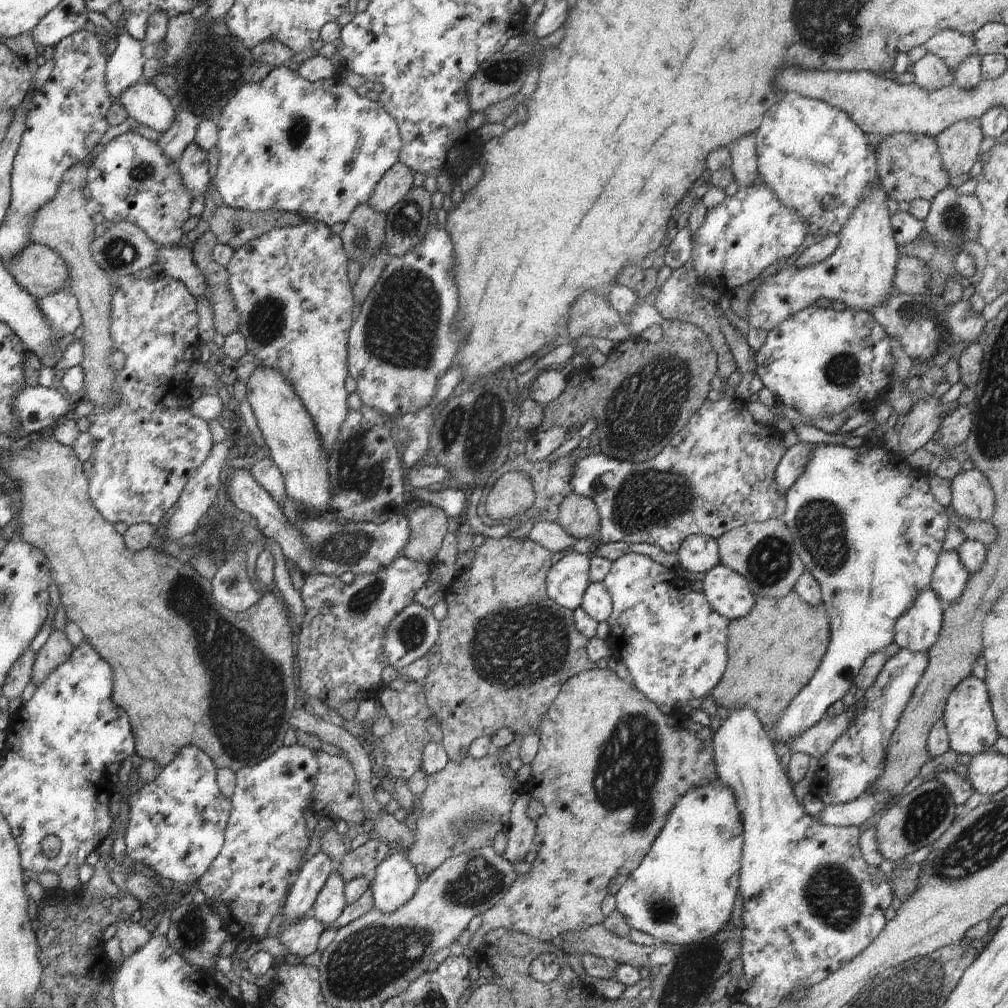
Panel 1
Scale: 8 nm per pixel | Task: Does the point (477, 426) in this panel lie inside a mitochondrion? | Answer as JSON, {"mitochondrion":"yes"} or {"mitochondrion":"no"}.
{"mitochondrion":"yes"}

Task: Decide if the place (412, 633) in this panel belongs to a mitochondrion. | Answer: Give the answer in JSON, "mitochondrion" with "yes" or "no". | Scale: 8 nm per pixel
{"mitochondrion":"yes"}

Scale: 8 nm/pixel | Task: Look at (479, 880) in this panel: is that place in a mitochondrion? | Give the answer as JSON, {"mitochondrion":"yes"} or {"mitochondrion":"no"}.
{"mitochondrion":"yes"}

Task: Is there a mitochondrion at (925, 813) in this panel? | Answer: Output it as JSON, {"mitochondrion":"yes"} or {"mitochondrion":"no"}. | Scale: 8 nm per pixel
{"mitochondrion":"yes"}

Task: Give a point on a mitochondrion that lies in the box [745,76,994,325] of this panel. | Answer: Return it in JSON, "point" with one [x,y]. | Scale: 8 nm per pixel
{"point":[955,220]}

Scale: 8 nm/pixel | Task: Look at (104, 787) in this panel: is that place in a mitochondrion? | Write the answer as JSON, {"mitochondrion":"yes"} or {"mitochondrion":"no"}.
{"mitochondrion":"no"}

